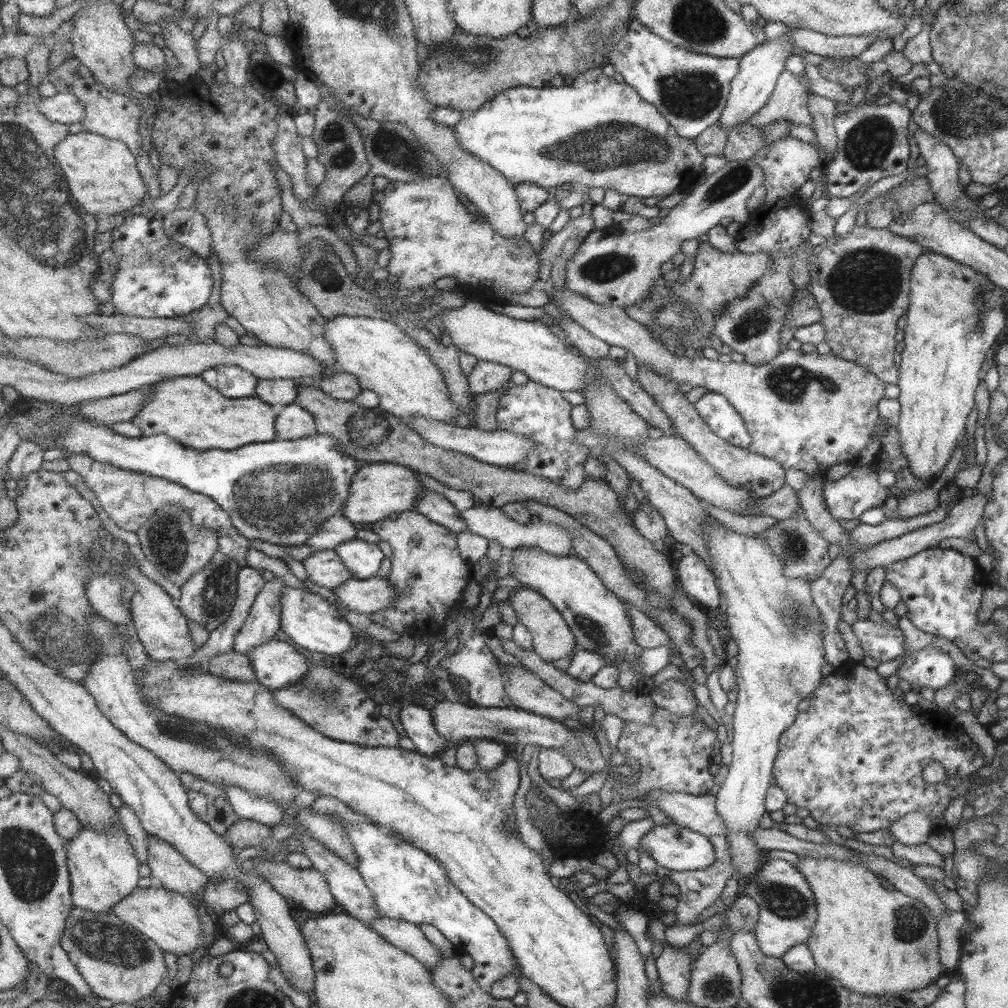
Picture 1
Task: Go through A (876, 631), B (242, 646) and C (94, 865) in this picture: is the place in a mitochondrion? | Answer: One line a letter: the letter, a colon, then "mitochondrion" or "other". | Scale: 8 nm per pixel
A: other
B: other
C: other

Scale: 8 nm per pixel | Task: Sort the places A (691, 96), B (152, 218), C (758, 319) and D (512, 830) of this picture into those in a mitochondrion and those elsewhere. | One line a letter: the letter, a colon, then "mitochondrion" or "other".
A: mitochondrion
B: other
C: mitochondrion
D: other

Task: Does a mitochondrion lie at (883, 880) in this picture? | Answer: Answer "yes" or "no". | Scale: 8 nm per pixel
no

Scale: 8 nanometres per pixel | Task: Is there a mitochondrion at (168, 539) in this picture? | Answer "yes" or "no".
yes

